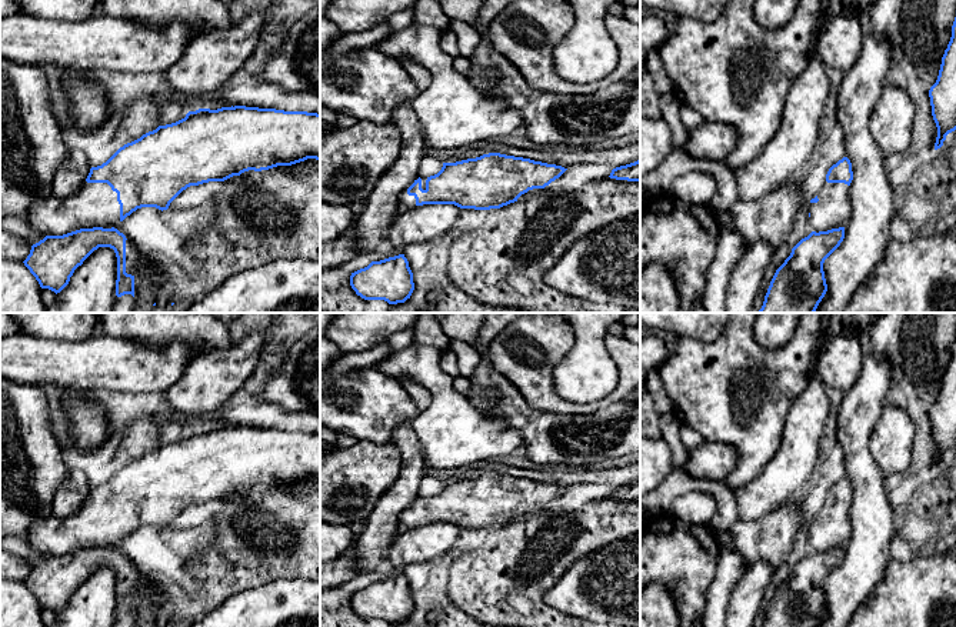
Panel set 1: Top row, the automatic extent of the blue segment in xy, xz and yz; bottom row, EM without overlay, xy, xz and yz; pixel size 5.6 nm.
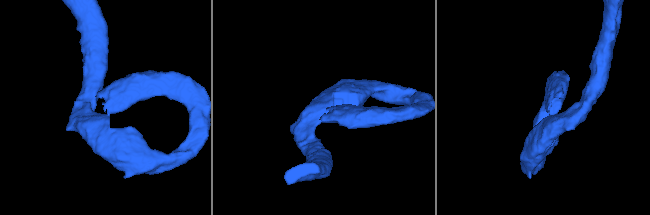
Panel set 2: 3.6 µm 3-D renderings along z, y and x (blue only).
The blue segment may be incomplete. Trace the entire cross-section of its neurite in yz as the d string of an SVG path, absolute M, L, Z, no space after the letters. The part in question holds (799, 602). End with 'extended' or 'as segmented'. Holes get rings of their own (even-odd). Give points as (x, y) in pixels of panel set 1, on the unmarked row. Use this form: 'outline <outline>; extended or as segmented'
outline M843 477L833 484L817 516L809 524L809 544L812 553L802 558L785 583L776 590L762 627L817 627L827 611L823 591L825 580L840 566L845 558L845 546L850 540L849 506L853 500L852 483Z; extended

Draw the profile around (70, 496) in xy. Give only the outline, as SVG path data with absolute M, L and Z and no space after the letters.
M70 470L53 498L53 514L70 517L76 514L90 493L87 476L81 470Z

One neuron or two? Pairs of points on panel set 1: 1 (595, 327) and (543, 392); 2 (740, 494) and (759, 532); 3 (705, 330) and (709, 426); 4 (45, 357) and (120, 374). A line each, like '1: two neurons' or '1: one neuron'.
1: two neurons
2: two neurons
3: two neurons
4: one neuron

